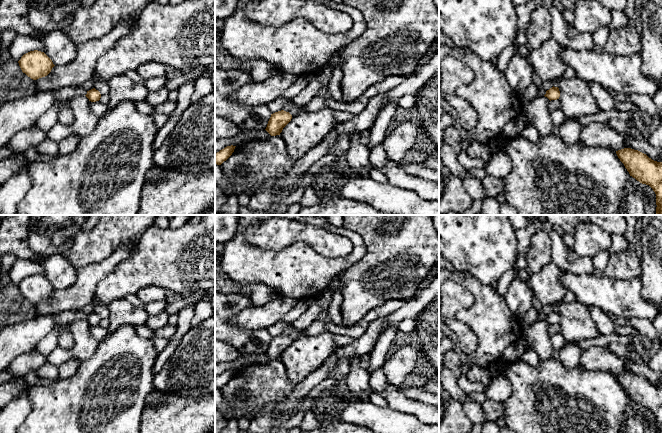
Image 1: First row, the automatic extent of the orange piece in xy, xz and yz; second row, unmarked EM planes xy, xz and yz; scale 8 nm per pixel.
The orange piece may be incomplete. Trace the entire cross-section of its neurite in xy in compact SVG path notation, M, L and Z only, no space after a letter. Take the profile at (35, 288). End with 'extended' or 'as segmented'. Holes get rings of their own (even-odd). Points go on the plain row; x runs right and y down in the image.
M38 274L24 278L18 287L22 296L33 304L47 300L55 290L44 276Z | as segmented

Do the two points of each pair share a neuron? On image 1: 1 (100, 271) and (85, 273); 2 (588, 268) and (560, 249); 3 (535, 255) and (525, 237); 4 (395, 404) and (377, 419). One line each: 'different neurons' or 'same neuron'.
1: same neuron
2: same neuron
3: different neurons
4: different neurons

